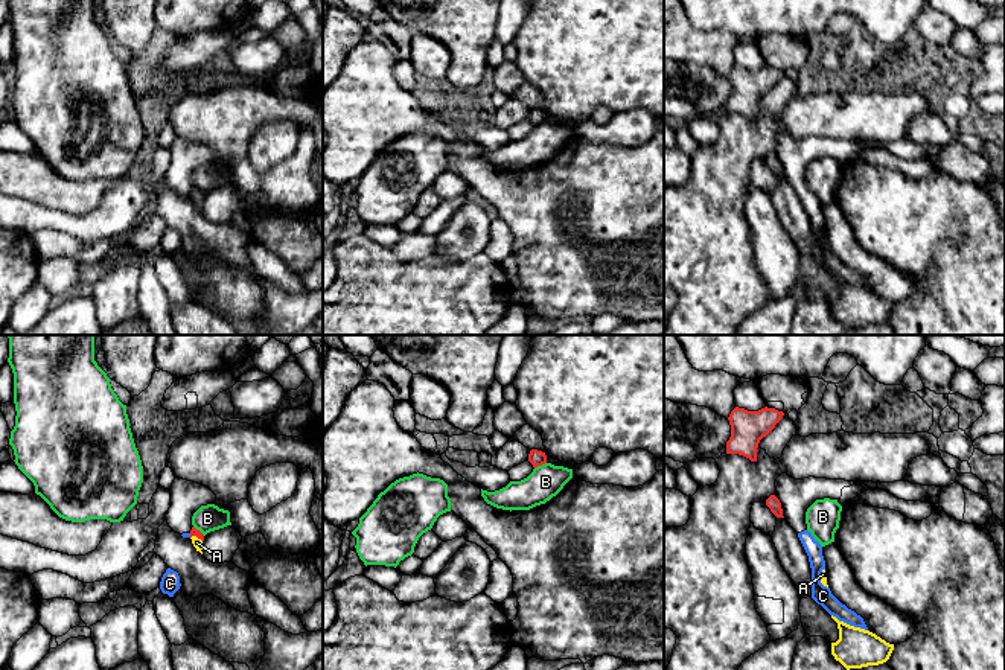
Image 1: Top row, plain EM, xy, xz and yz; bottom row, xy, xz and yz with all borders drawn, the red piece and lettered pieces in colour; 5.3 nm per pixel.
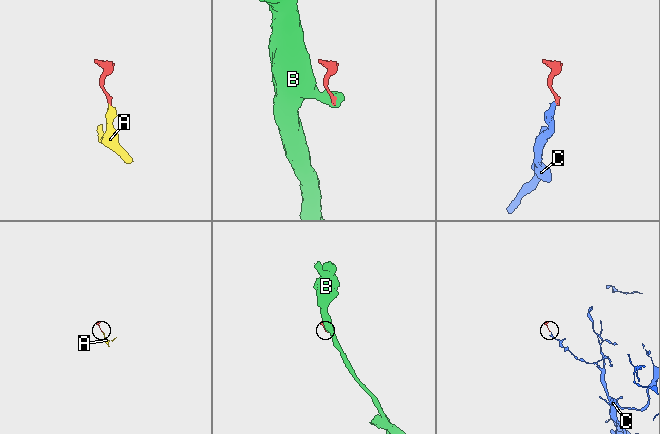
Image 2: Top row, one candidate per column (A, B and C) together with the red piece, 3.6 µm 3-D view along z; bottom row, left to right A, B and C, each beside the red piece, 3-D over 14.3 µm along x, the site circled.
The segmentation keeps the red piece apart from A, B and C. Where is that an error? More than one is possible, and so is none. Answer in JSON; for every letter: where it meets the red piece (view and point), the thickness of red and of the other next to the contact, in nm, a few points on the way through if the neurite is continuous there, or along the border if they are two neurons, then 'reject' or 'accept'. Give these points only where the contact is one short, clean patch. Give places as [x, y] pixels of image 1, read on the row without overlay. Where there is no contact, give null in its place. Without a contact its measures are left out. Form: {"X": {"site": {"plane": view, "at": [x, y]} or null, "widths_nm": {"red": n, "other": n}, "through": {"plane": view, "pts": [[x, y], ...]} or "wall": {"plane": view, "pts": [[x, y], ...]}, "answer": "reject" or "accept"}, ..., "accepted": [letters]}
{"A": {"site": {"plane": "xy", "at": [197, 195]}, "widths_nm": {"red": 50, "other": 50}, "through": {"plane": "xy", "pts": [[194, 191], [197, 195], [197, 201]]}, "answer": "accept"}, "B": {"site": {"plane": "xz", "at": [539, 124]}, "widths_nm": {"red": 80, "other": 180}, "wall": {"plane": "xz", "pts": [[545, 121], [535, 127]]}, "answer": "reject"}, "C": {"site": {"plane": "xy", "at": [189, 192]}, "widths_nm": {"red": 50, "other": 30}, "wall": {"plane": "xy", "pts": [[188, 192], [191, 195]]}, "answer": "reject"}, "accepted": ["A"]}

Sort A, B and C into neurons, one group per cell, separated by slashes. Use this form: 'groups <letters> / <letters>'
groups A / B / C

